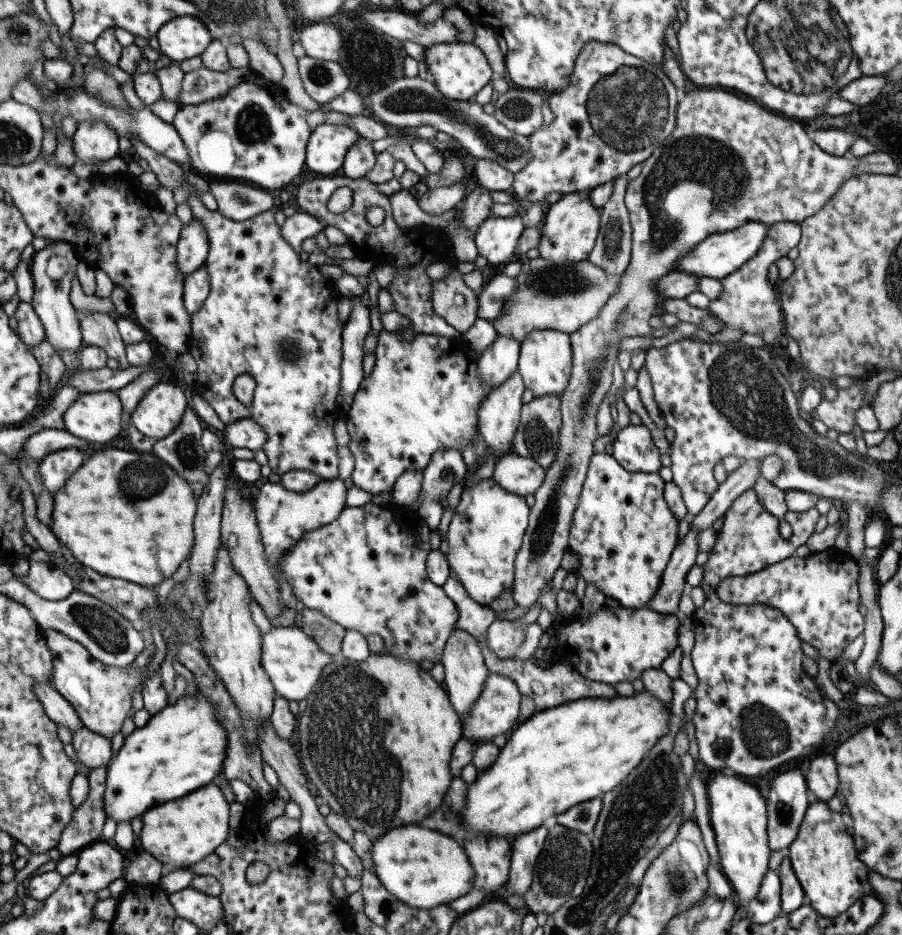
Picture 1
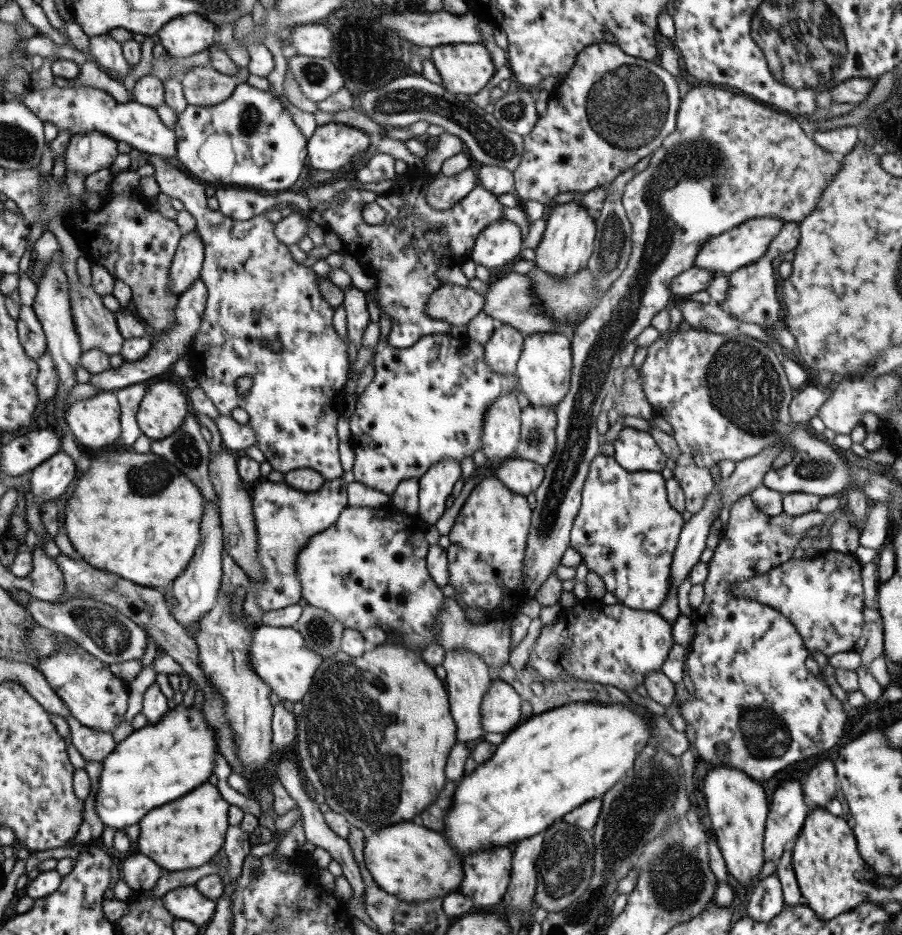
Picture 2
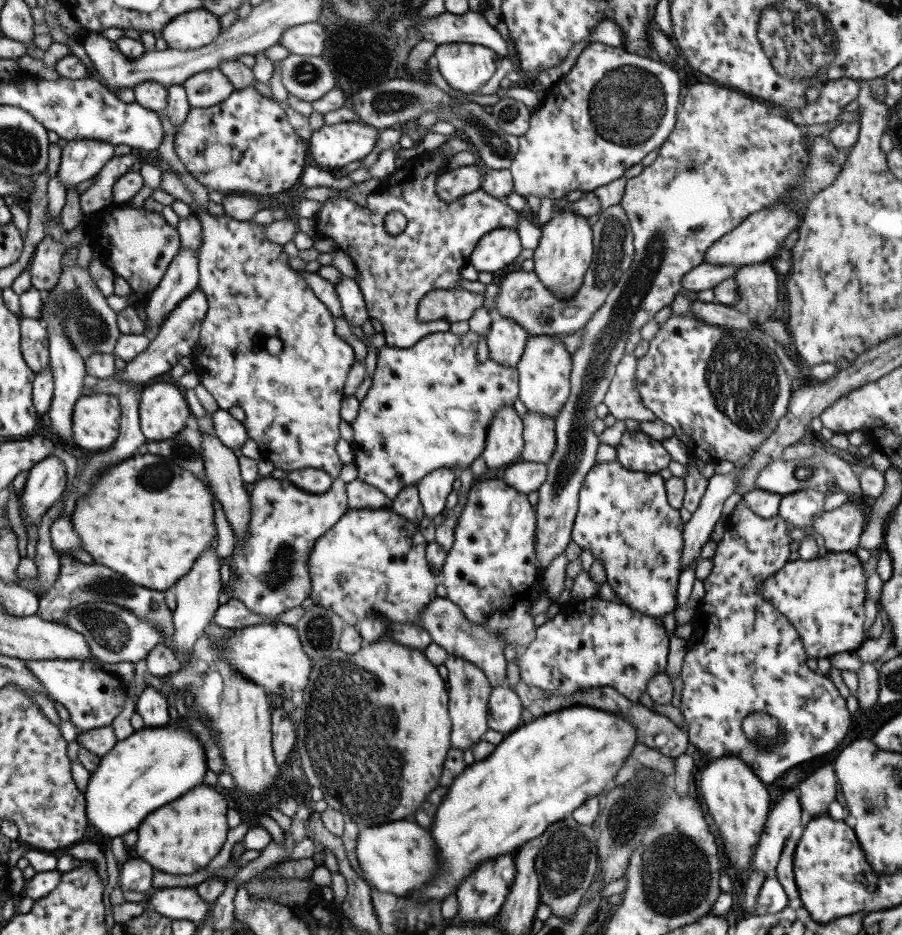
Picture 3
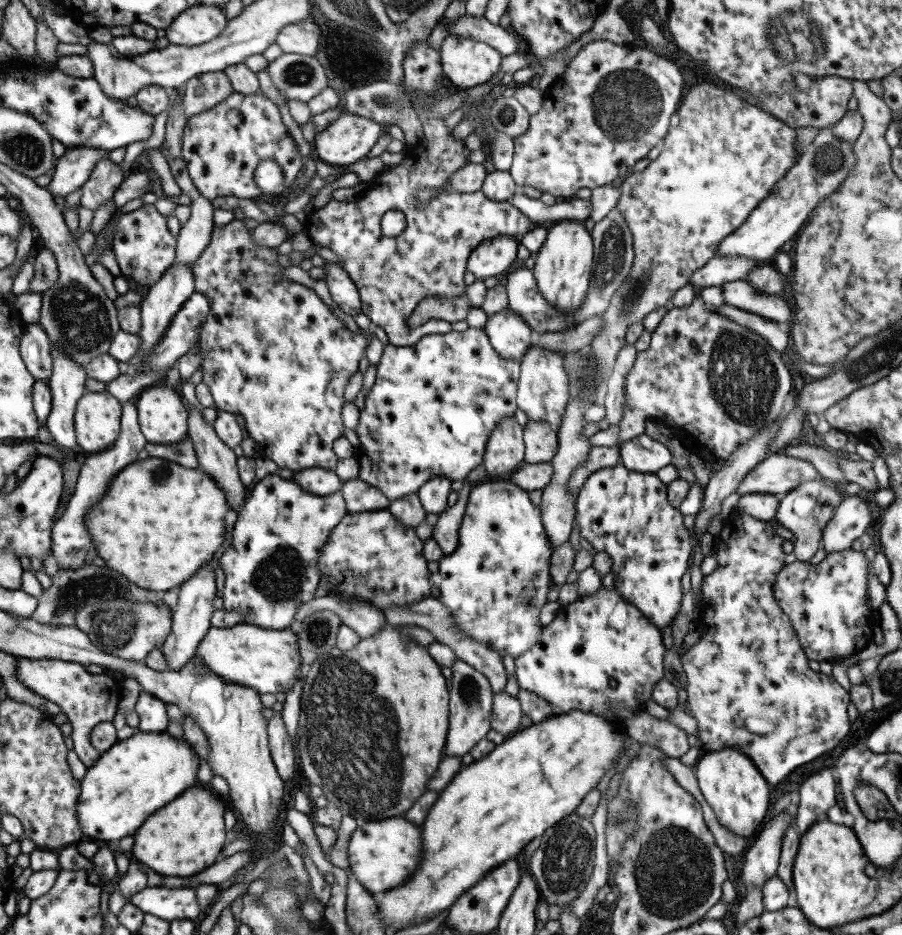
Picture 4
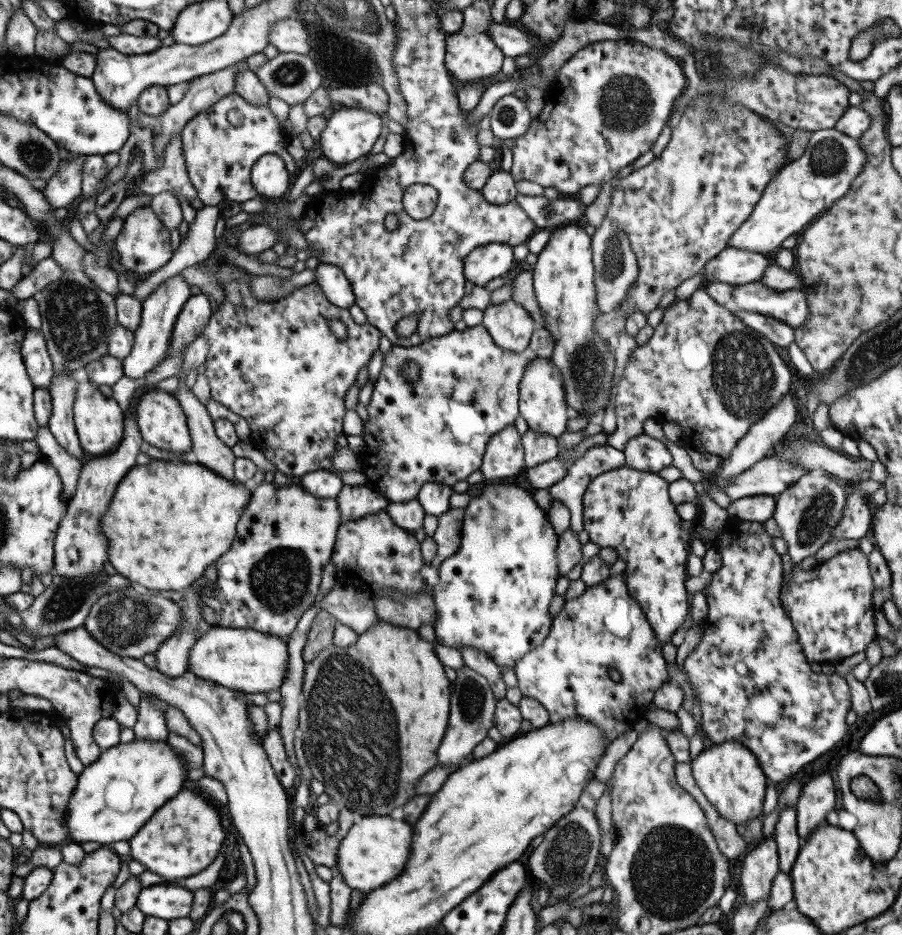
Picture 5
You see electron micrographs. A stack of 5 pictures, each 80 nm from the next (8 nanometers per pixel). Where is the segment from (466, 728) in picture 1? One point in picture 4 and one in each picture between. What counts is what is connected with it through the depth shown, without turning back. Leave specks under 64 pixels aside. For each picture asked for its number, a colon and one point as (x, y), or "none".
2: (500, 712)
3: (503, 715)
4: (506, 712)

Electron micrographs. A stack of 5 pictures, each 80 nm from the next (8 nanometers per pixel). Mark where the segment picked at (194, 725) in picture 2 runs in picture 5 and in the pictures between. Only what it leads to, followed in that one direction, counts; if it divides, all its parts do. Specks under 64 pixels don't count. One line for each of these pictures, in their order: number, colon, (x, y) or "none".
3: (152, 766)
4: (131, 779)
5: (114, 796)

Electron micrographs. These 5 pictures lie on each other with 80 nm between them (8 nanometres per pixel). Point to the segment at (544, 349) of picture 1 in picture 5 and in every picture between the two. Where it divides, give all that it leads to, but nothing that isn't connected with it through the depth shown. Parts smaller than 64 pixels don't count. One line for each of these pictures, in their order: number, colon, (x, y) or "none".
2: (543, 368)
3: (543, 369)
4: (542, 391)
5: (541, 403)

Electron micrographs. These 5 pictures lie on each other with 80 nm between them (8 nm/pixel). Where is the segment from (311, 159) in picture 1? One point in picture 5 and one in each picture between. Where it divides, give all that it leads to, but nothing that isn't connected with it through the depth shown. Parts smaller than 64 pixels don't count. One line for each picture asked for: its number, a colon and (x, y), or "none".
2: (332, 145)
3: (336, 145)
4: (348, 139)
5: (349, 132)

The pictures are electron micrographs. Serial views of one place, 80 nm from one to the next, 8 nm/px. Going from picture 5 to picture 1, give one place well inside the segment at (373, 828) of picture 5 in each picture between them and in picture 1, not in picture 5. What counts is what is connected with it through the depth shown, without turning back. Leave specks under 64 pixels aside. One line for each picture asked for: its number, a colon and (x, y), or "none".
1: (421, 868)
2: (409, 862)
3: (399, 857)
4: (381, 855)

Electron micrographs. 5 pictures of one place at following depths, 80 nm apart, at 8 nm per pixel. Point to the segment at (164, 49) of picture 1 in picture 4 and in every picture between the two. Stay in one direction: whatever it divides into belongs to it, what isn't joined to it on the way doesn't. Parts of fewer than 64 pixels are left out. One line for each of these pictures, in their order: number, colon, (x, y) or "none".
2: (181, 37)
3: (196, 28)
4: (198, 24)

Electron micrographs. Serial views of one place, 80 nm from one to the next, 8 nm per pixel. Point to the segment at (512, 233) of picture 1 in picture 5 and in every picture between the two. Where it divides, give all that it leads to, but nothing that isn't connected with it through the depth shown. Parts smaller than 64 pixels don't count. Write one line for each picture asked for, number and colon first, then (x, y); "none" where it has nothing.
2: (498, 243)
3: (497, 248)
4: (492, 256)
5: (483, 263)

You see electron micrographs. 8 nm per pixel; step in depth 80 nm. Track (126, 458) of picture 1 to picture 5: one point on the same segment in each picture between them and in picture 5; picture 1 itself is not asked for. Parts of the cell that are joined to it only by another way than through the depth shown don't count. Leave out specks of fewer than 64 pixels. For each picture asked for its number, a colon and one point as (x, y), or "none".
2: (112, 522)
3: (151, 537)
4: (158, 522)
5: (167, 521)

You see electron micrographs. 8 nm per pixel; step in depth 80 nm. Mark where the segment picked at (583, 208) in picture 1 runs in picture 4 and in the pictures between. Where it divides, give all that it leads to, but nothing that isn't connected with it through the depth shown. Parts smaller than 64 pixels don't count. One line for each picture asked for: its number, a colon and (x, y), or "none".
2: (567, 239)
3: (564, 250)
4: (562, 264)

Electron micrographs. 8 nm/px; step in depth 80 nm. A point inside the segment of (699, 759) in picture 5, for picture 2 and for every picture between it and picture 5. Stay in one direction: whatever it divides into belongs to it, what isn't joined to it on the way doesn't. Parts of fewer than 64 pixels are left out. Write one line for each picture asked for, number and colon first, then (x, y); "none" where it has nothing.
2: (737, 806)
3: (738, 803)
4: (729, 782)

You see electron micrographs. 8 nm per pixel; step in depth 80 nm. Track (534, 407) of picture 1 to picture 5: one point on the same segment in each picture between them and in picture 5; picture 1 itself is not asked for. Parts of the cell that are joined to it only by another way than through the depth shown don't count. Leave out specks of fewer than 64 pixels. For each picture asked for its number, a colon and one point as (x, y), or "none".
2: (536, 443)
3: (538, 431)
4: (539, 441)
5: (538, 448)

